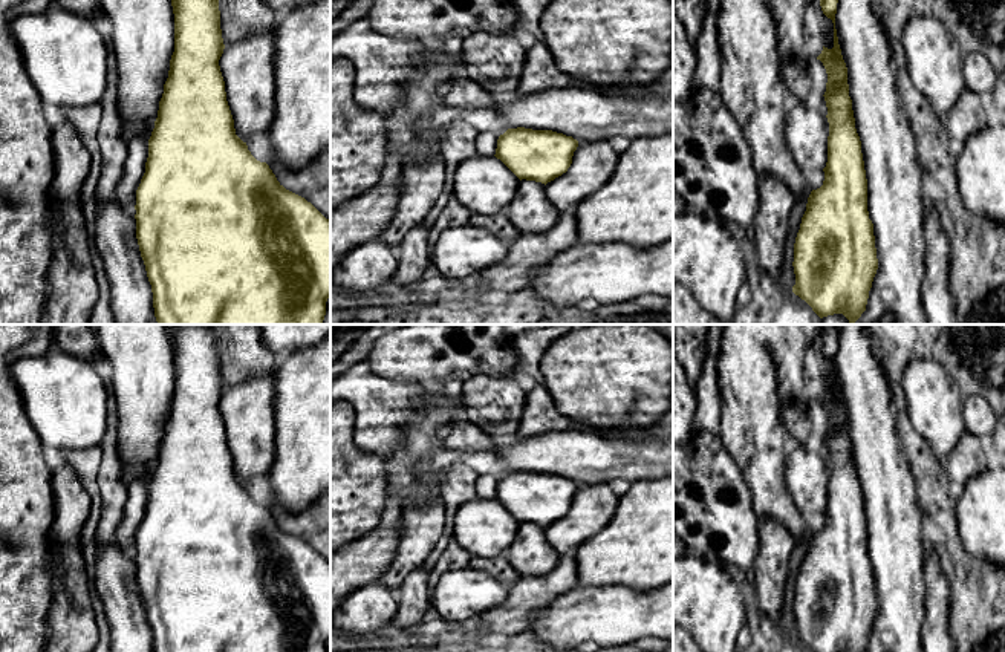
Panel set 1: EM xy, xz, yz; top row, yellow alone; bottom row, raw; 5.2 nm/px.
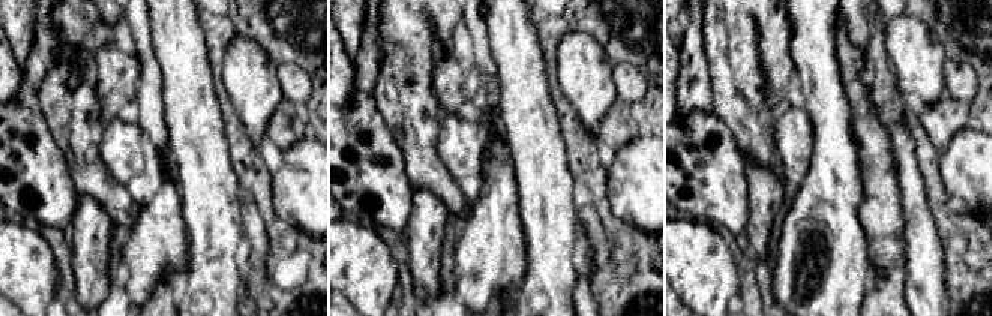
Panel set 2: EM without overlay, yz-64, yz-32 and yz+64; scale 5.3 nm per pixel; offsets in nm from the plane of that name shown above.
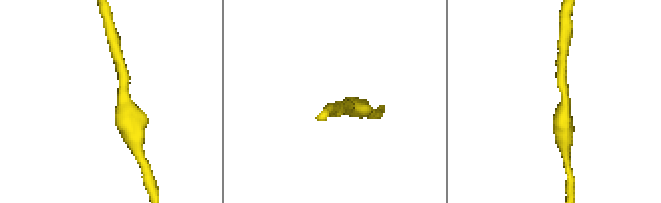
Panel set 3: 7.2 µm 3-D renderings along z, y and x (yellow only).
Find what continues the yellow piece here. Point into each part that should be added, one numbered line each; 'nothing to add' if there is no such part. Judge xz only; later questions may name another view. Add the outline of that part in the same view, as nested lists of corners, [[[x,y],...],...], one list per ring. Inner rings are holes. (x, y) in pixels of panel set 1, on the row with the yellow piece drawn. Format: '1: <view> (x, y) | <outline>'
1: xz (485, 185) | [[[496,156],[463,159],[453,179],[451,194],[473,214],[496,216],[506,211],[520,179]]]

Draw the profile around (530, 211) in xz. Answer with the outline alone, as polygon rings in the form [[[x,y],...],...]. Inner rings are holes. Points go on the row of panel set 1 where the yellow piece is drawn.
[[[522,179],[506,216],[520,234],[545,233],[560,219],[560,211],[546,196],[542,182]]]

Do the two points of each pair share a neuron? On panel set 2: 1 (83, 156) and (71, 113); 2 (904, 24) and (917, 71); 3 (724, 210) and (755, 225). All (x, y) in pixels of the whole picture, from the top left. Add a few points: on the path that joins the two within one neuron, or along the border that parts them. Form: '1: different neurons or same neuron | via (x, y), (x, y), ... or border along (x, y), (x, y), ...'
1: same neuron | via (80, 146), (75, 123)
2: same neuron | via (907, 36), (917, 59)
3: different neurons | border along (749, 186), (749, 222), (743, 232)

